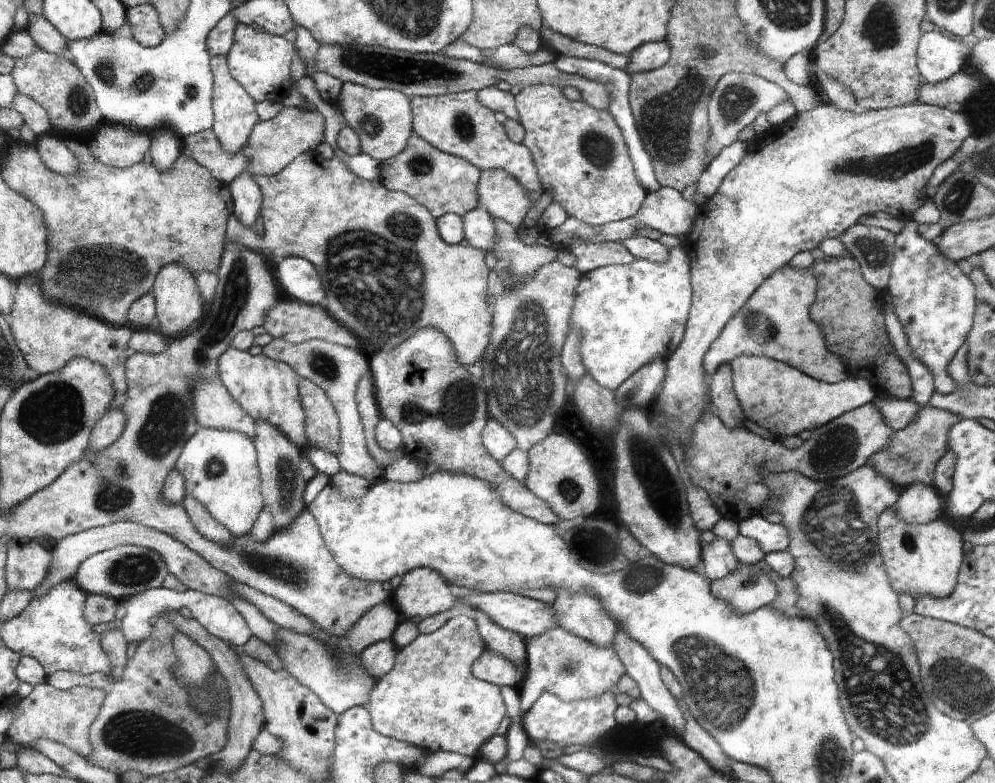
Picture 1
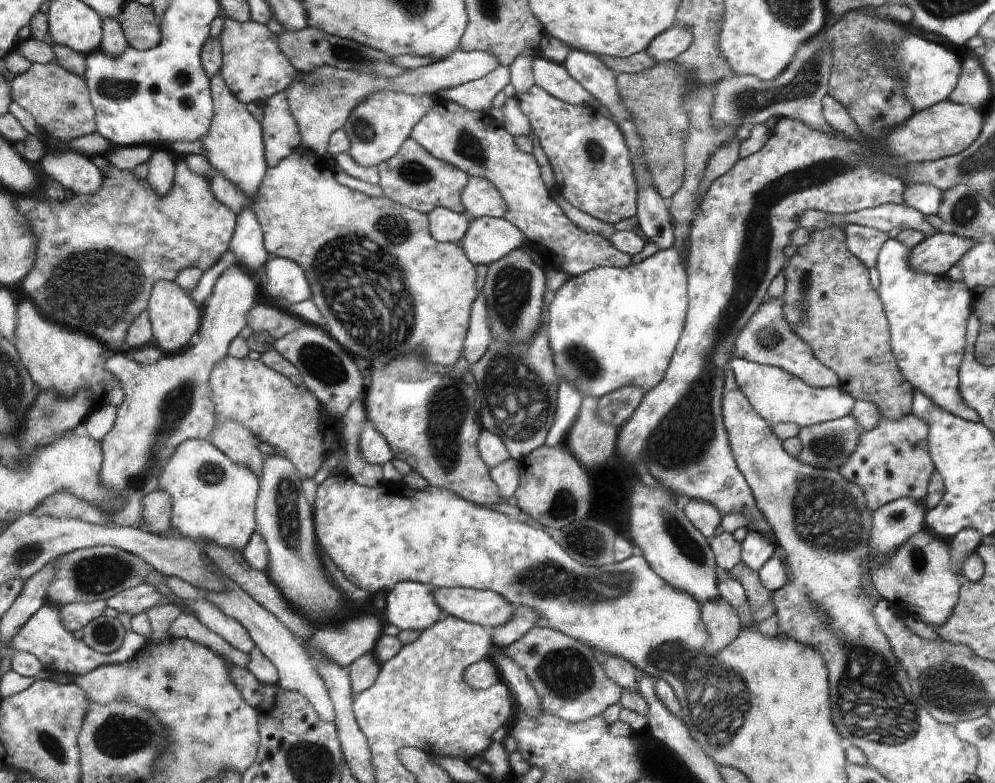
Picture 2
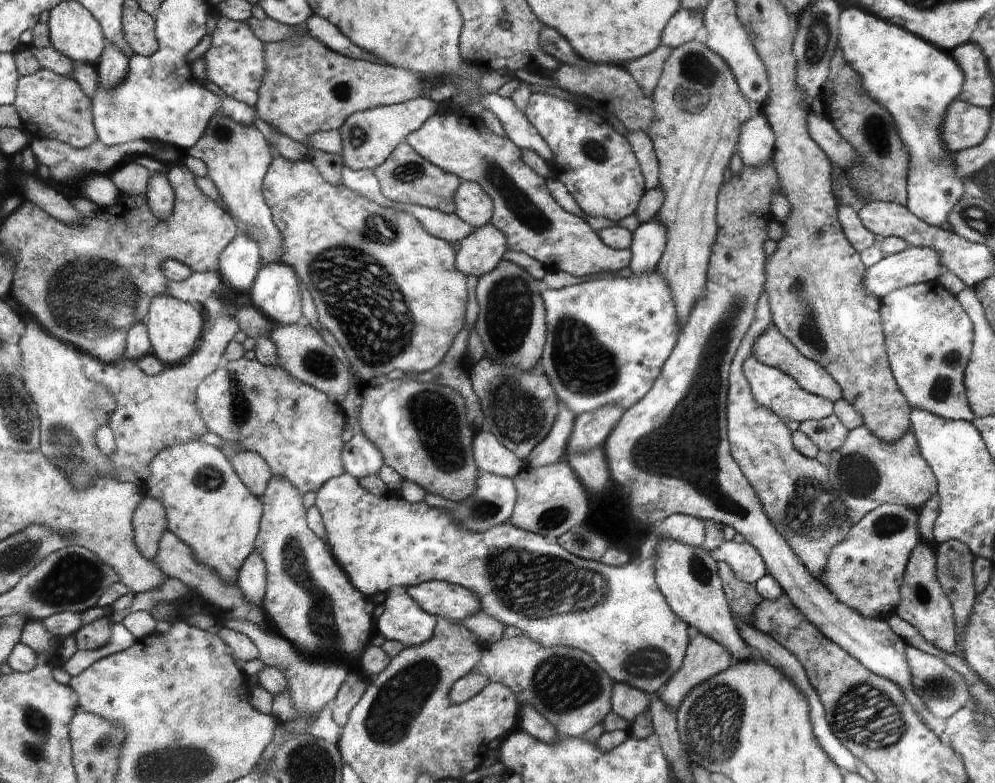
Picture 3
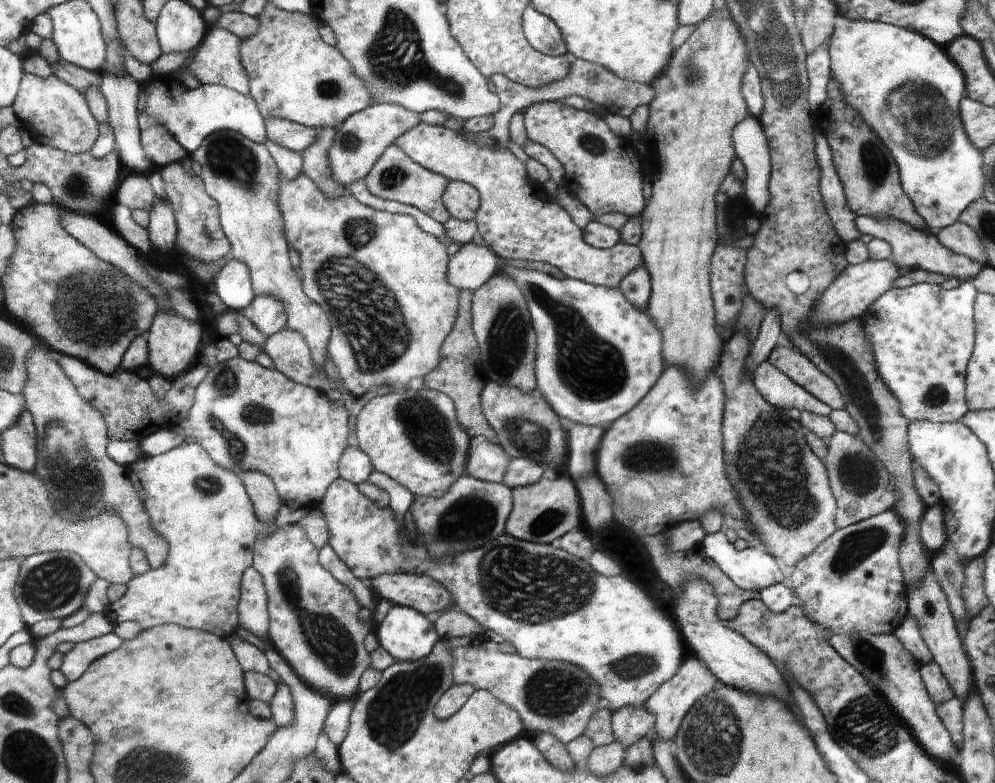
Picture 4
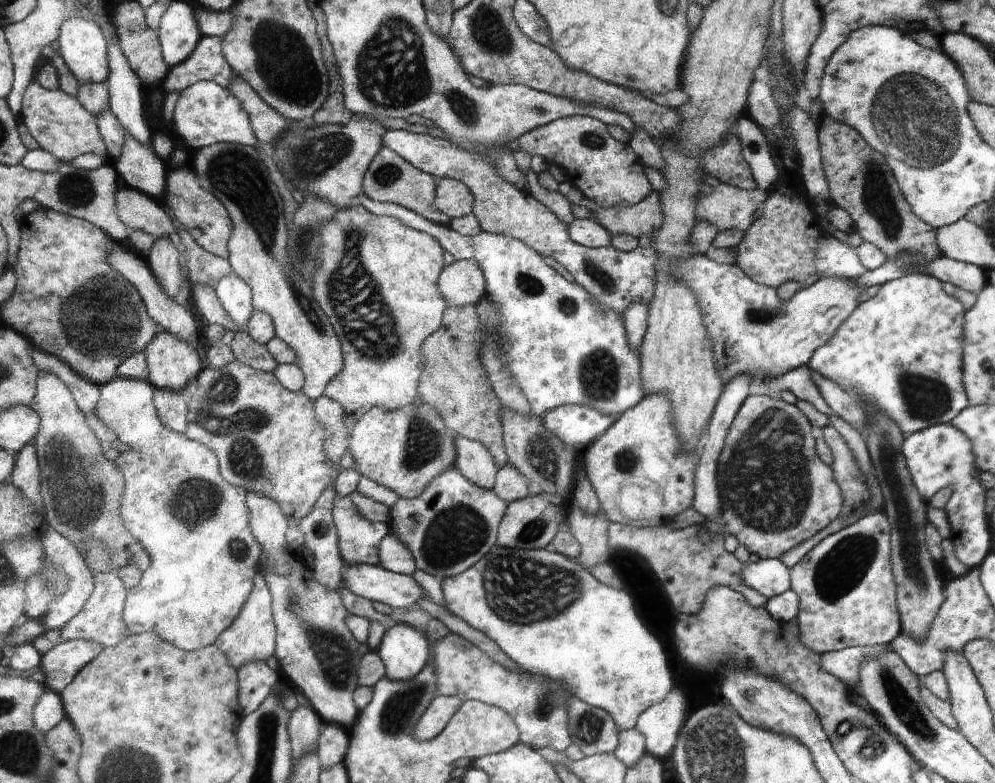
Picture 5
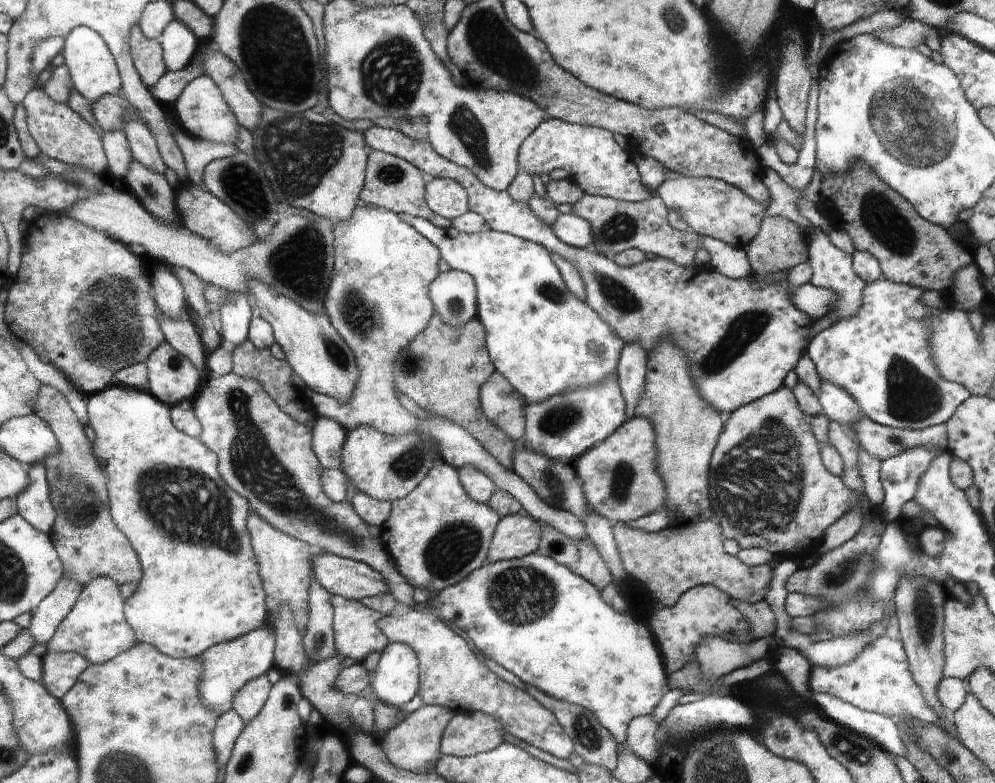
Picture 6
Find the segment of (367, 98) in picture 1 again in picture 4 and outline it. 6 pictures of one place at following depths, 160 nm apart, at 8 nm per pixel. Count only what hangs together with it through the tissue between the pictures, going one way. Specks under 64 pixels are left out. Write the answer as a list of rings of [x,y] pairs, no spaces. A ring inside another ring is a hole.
[[[376,103],[363,111],[351,115],[335,132],[335,139],[328,149],[328,160],[333,177],[345,187],[355,180],[363,179],[386,148],[395,140],[420,124],[421,114],[409,111],[403,106],[390,103]]]

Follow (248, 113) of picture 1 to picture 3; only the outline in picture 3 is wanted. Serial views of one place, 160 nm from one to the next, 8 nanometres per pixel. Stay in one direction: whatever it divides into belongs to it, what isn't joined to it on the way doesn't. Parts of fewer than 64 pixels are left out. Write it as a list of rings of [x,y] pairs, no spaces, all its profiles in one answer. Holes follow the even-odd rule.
[[[218,111],[207,122],[202,138],[185,150],[184,155],[202,159],[206,163],[207,176],[217,186],[228,212],[240,226],[240,231],[258,241],[262,266],[281,261],[283,235],[277,229],[271,207],[263,196],[264,180],[275,154],[258,127],[236,122],[226,113]]]

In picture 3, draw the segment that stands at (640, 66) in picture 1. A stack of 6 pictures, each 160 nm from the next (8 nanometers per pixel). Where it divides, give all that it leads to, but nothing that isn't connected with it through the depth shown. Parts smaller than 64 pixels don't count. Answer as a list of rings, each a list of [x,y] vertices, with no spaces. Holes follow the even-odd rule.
[[[684,8],[676,11],[663,32],[662,44],[674,50],[684,43],[694,41],[696,31],[703,24],[703,17],[702,13]]]

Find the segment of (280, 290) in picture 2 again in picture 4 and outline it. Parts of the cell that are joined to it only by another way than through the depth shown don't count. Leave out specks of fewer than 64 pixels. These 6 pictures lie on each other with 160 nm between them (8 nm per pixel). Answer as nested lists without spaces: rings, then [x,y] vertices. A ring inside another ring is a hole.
[[[255,294],[248,308],[240,314],[248,317],[267,337],[287,326],[285,304],[274,295]]]

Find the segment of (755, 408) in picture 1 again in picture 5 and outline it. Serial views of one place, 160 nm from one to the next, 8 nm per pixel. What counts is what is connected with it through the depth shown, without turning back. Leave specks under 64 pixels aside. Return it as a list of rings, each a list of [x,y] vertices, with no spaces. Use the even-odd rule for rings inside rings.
[[[808,366],[795,368],[781,377],[768,377],[765,384],[770,390],[770,395],[772,395],[772,392],[778,394],[788,390],[796,396],[797,400],[808,401],[826,416],[830,417],[834,414],[834,410],[827,403],[819,391],[818,385],[814,382],[814,374],[810,372]]]

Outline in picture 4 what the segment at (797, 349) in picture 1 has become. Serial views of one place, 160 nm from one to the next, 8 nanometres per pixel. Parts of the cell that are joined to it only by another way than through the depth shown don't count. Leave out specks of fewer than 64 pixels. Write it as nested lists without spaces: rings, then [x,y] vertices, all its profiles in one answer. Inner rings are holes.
[[[775,346],[767,359],[832,410],[845,408],[846,398],[835,381],[800,351],[790,346]]]

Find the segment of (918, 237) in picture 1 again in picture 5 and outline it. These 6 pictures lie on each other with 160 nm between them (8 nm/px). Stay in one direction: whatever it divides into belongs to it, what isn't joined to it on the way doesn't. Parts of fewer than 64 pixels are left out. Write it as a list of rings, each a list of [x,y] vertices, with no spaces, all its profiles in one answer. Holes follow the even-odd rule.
[[[920,272],[904,275],[902,278],[884,283],[878,294],[865,302],[861,302],[859,306],[855,308],[855,311],[852,312],[850,318],[836,331],[834,338],[823,347],[820,347],[819,350],[811,356],[811,360],[808,363],[809,368],[833,380],[833,383],[839,384],[847,393],[860,396],[860,400],[862,400],[864,404],[867,405],[870,403],[875,409],[884,411],[889,416],[889,419],[895,420],[895,423],[899,425],[899,429],[903,432],[904,436],[923,431],[925,428],[931,427],[932,425],[950,423],[959,412],[962,412],[970,405],[970,400],[968,400],[966,396],[962,376],[965,343],[965,308],[960,302],[960,299],[946,294],[942,285],[943,282],[938,280],[935,276]]]

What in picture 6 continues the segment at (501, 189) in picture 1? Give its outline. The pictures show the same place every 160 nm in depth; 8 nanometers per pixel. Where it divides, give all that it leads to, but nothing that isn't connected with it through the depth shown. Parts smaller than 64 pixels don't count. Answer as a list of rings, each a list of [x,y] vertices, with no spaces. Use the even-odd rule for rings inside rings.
[[[434,177],[427,186],[427,202],[435,213],[449,222],[470,211],[467,190],[451,179]]]

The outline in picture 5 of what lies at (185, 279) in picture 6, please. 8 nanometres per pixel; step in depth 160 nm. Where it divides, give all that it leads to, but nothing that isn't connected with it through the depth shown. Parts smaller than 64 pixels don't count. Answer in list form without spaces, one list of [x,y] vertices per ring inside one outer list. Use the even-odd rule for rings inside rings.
[[[194,285],[192,297],[197,304],[198,312],[208,320],[209,324],[221,324],[225,329],[235,333],[244,331],[242,327],[230,318],[224,310],[222,303],[218,300],[216,291],[209,285]]]

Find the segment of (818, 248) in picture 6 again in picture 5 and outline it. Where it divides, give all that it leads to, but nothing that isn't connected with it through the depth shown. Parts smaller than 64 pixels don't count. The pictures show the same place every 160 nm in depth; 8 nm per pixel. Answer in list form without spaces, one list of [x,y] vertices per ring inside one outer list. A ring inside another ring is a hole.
[[[831,234],[821,242],[818,268],[821,276],[839,276],[854,280],[867,271],[858,254]]]

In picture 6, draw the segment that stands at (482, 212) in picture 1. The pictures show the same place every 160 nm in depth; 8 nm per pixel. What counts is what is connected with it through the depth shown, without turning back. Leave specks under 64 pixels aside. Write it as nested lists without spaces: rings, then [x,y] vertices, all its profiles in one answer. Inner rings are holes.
[[[452,269],[442,272],[431,284],[430,296],[435,304],[435,314],[438,314],[450,328],[466,327],[472,318],[478,316],[478,286],[475,284],[475,278],[468,272]]]

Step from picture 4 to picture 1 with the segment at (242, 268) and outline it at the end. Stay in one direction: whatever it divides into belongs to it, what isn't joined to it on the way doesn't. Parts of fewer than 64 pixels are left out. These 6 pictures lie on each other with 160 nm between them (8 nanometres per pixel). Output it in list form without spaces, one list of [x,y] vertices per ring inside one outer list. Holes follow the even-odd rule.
[[[244,171],[229,184],[232,198],[235,200],[234,219],[246,226],[252,226],[263,208],[263,193],[250,171]]]

